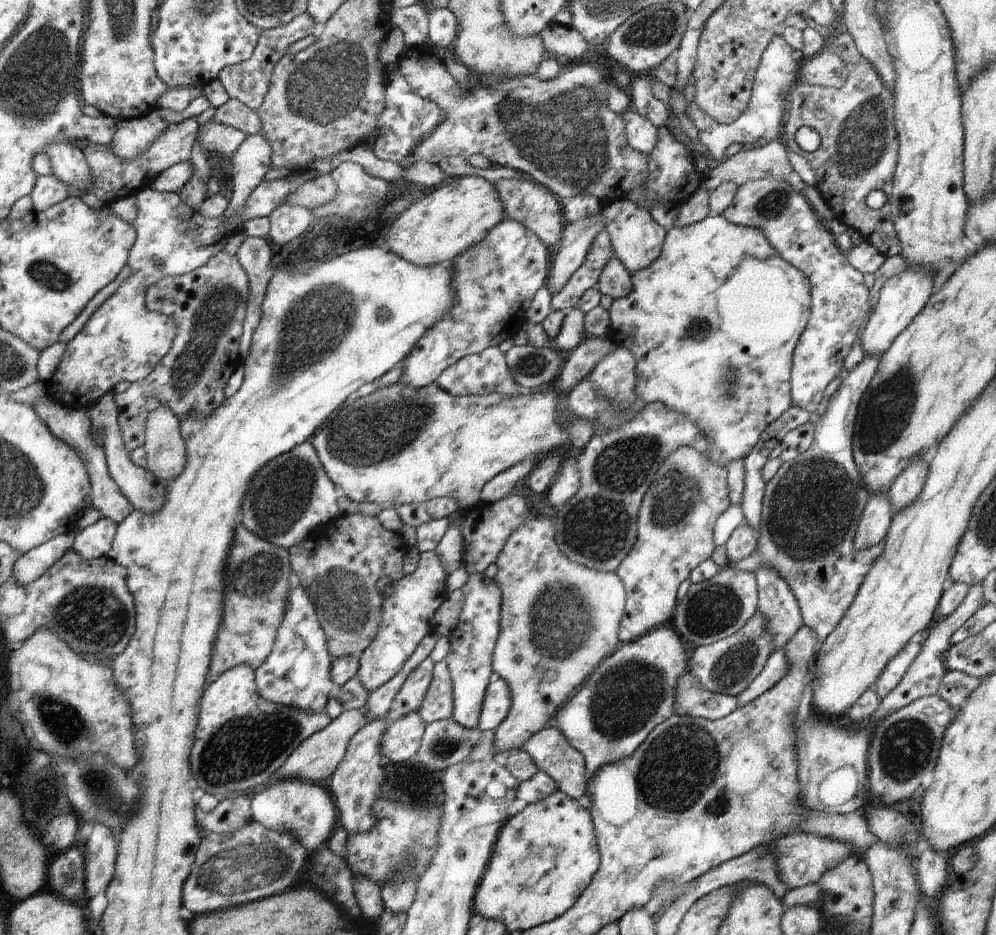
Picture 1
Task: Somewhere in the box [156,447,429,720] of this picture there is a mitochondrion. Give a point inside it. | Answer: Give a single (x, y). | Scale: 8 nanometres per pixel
(280, 499)

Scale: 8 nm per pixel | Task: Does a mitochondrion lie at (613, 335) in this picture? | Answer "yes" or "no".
no

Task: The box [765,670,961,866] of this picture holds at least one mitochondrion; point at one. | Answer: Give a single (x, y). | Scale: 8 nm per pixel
(907, 747)

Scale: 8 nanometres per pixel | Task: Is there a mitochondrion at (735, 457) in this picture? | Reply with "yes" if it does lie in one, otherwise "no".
no

